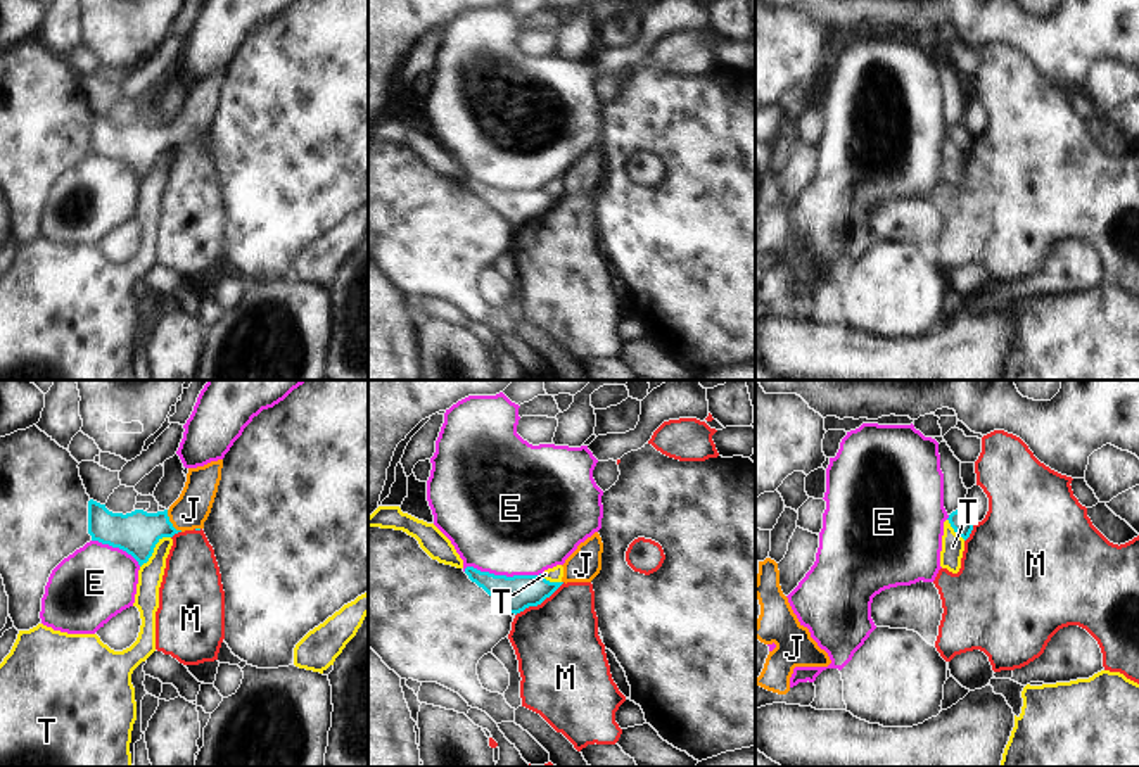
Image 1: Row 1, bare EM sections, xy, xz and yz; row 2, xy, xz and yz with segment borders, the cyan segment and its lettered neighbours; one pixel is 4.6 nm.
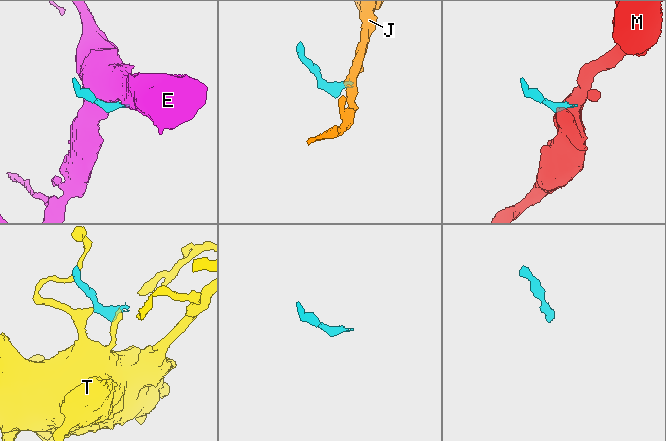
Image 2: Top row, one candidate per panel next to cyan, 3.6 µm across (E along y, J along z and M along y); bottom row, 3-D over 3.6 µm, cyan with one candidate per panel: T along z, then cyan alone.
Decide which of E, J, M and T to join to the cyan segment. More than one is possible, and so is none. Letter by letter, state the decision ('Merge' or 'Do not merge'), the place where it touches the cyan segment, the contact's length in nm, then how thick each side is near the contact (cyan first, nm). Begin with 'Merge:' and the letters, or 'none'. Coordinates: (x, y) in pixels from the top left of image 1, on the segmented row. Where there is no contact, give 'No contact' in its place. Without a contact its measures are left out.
Merge: J
E: Do not merge. Touches cyan at xz (502, 576). Shared border 360 nm. Thickness 160 nm (cyan) against 500 nm
J: Merge. Touches cyan at xy (170, 522). Shared border 130 nm. Thickness 200 nm (cyan) against 170 nm
M: Do not merge. Touches cyan at xz (540, 603). Shared border 280 nm. Thickness 160 nm (cyan) against 400 nm
T: Do not merge. Touches cyan at xy (152, 550). Shared border 200 nm. Thickness 200 nm (cyan) against 110 nm.

